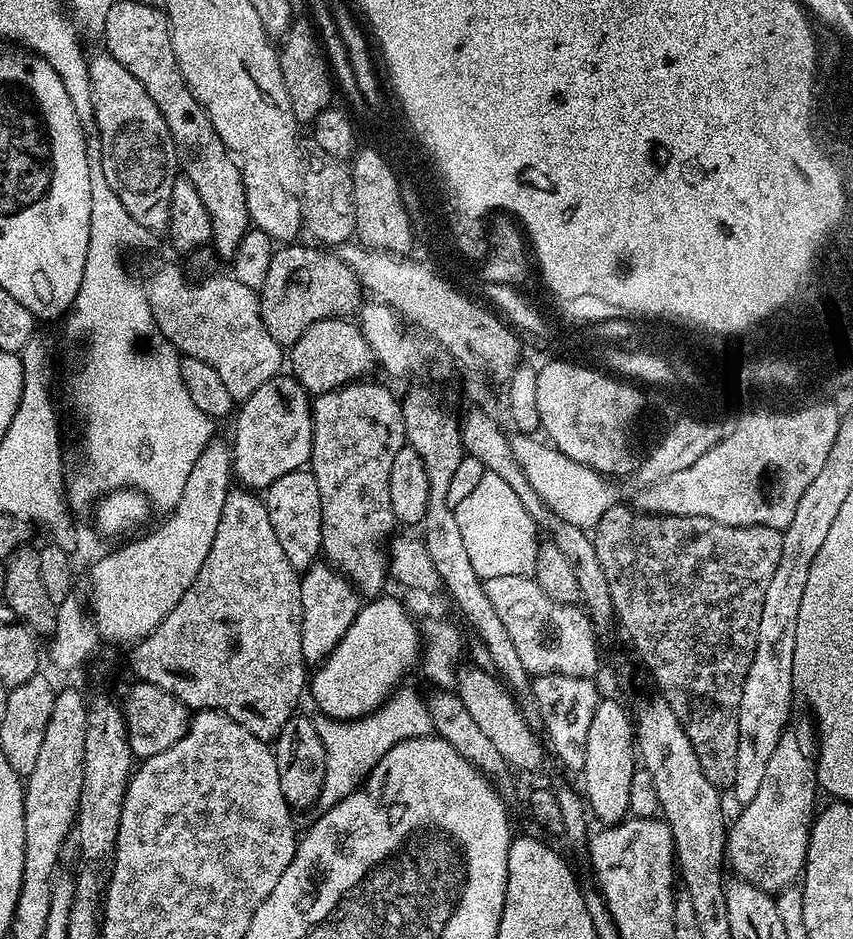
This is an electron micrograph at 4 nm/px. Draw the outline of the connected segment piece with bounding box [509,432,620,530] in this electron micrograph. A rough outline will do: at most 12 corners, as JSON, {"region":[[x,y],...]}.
{"region":[[527,433],[514,458],[552,511],[593,529],[619,503],[595,468]]}

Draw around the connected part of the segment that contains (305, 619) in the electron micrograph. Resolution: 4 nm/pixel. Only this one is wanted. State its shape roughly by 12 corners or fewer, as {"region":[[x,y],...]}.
{"region":[[333,565],[301,575],[302,658],[319,666],[362,597]]}

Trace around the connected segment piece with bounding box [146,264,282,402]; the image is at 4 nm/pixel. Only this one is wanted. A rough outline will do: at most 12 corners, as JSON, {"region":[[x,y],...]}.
{"region":[[193,282],[146,283],[160,332],[214,366],[233,401],[281,371],[257,289]]}

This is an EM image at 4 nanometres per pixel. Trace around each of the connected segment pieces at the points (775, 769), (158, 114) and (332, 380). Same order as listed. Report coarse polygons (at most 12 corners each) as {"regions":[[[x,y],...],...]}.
{"regions":[[[792,733],[727,829],[726,860],[763,892],[803,873],[816,765]],[[88,62],[102,172],[130,218],[163,233],[176,143],[146,86]],[[348,318],[292,344],[291,375],[313,397],[363,381],[376,353]]]}

